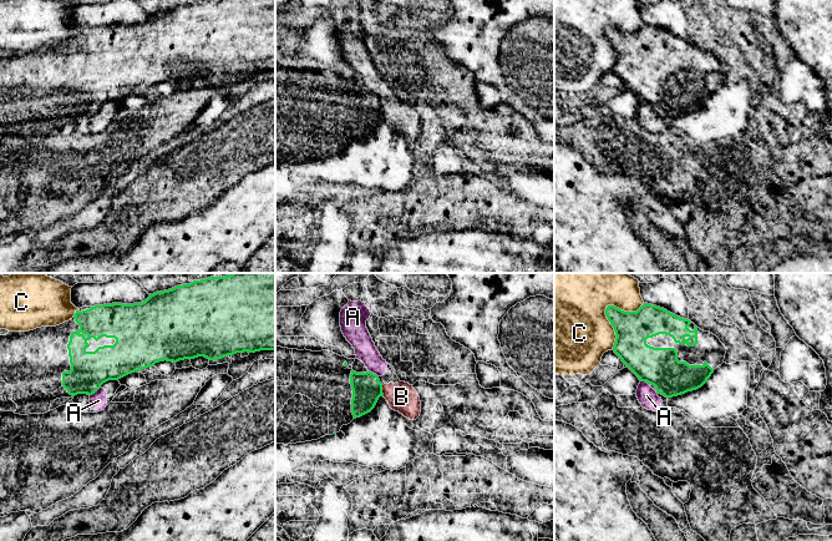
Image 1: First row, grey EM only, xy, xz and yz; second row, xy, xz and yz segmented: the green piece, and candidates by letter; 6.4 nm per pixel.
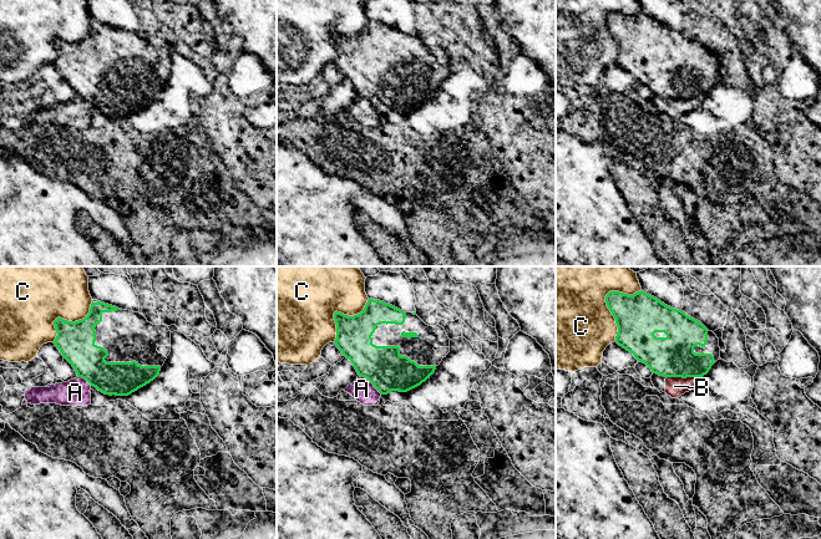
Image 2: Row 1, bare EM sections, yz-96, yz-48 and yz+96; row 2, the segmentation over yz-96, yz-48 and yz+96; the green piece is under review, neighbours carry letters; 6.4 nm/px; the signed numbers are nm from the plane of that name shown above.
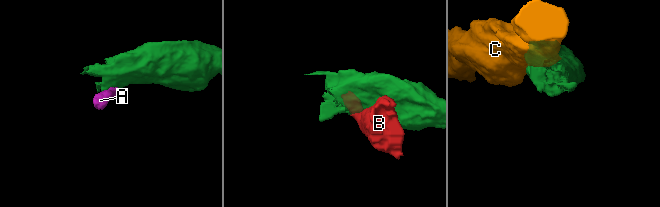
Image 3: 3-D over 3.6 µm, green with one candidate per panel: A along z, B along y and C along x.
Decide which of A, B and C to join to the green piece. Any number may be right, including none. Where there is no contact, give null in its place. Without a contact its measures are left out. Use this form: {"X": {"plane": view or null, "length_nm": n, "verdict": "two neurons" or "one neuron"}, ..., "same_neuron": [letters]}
{"A": {"plane": "xy", "length_nm": 90, "verdict": "two neurons"}, "B": {"plane": "xz", "length_nm": 70, "verdict": "two neurons"}, "C": {"plane": "yz", "length_nm": 360, "verdict": "two neurons"}, "same_neuron": []}

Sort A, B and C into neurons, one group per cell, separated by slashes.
A B / C

